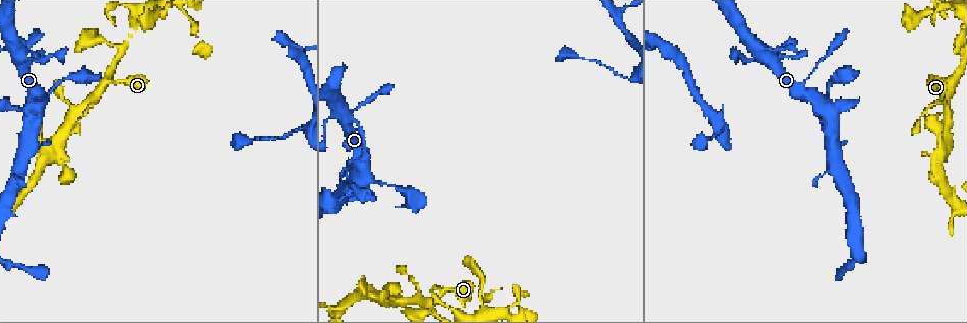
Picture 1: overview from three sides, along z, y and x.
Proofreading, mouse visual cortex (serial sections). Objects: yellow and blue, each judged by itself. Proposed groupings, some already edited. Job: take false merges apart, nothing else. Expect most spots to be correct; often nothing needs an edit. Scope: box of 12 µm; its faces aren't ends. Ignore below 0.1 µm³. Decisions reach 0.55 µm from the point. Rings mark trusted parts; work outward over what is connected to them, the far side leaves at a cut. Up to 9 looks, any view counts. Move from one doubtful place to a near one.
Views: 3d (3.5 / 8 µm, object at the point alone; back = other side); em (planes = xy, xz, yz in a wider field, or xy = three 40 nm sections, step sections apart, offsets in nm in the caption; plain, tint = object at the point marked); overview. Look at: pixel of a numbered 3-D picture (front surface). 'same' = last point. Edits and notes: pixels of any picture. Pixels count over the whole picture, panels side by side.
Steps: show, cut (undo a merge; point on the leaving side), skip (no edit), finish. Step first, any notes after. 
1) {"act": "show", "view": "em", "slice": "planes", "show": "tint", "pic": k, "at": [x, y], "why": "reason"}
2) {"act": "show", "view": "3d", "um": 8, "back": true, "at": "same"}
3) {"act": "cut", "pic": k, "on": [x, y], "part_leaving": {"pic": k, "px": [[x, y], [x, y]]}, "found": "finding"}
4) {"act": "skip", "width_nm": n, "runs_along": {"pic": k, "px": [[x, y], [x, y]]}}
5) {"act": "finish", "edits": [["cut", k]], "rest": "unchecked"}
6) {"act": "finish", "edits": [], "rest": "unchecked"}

{"act": "show", "view": "3d", "um": 3.5, "pic": 1, "at": [950, 81], "why": "abrupt turn"}

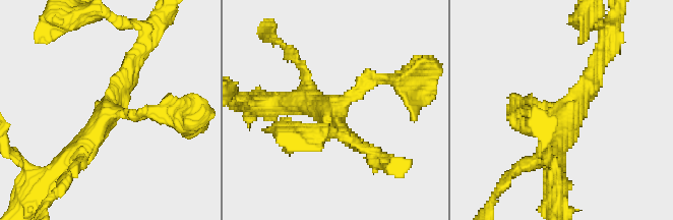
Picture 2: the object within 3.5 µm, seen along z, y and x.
{"act": "show", "view": "em", "slice": "planes", "show": "tint", "pic": 2, "at": [332, 111], "why": "shape alone is not enough"}

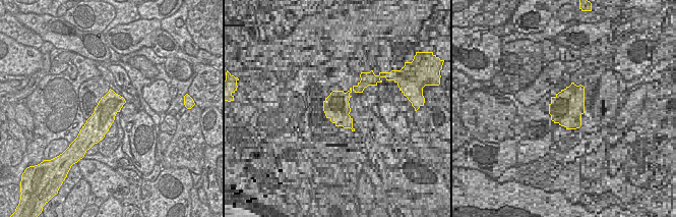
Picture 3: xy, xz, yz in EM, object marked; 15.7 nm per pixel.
{"act": "skip", "runs_along": {"pic": 2, "px": [[164, 115], [108, 112], [61, 168]]}, "found": "all the same cell"}

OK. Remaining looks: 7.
{"act": "show", "view": "em", "slice": "xy", "step": 1, "show": "tint", "pic": 1, "at": [58, 143], "why": "four arms meet"}

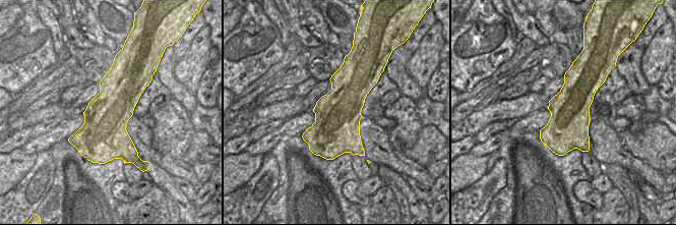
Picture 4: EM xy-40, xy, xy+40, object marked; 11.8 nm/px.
{"act": "show", "view": "3d", "um": 3.5, "at": "same", "why": "wider look"}

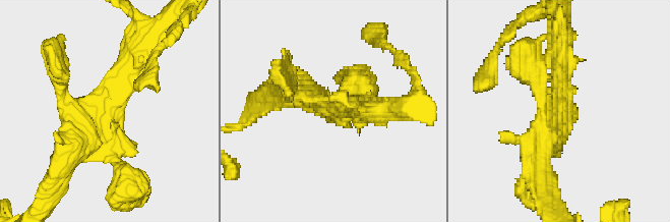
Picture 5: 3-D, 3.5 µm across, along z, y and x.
{"act": "skip", "runs_along": {"pic": 5, "px": [[143, 49], [106, 121], [68, 156]]}, "found": "continuous, no second cell"}

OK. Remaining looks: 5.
{"act": "show", "view": "3d", "um": 3.5, "pic": 1, "at": [367, 181], "why": "four or more arms meet"}

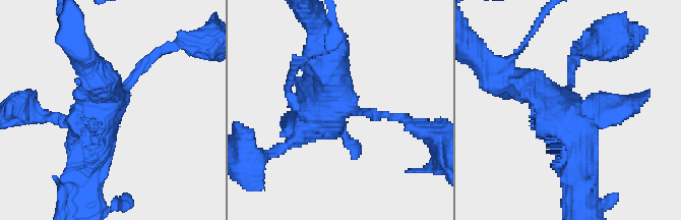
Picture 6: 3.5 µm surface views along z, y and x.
{"act": "show", "view": "em", "slice": "xy", "step": 3, "show": "tint", "pic": 6, "at": [346, 105]}

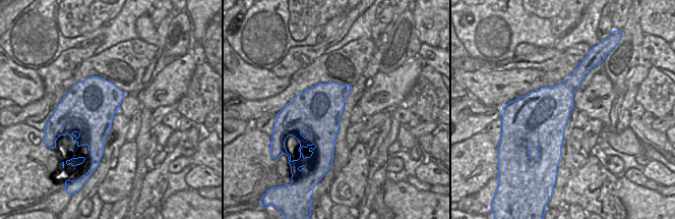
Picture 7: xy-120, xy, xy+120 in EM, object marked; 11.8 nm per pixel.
{"act": "skip", "width_nm": 600, "runs_along": {"pic": 6, "px": [[498, 75], [571, 116], [581, 160]]}, "found": "all the same cell"}

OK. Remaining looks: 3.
{"act": "show", "view": "3d", "um": 3.5, "pic": 1, "at": [83, 78], "why": "abrupt turn"}

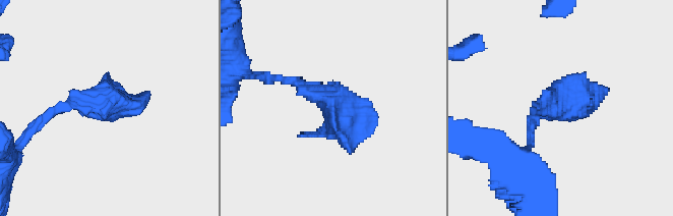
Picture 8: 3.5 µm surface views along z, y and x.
{"act": "show", "view": "em", "slice": "planes", "show": "tint", "pic": 8, "at": [563, 104]}

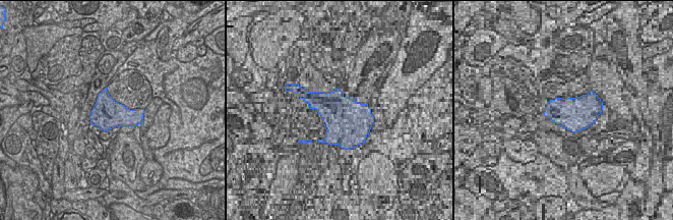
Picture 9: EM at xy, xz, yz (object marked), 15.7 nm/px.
{"act": "skip", "found": "all the same cell"}

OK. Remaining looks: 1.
{"act": "finish", "edits": [], "rest": "unchecked"}

